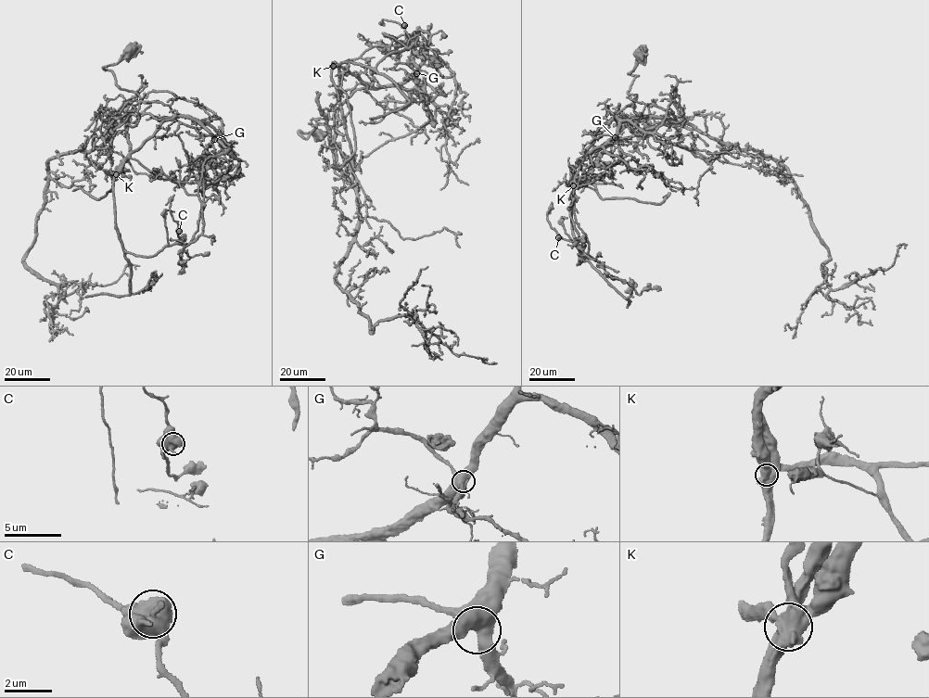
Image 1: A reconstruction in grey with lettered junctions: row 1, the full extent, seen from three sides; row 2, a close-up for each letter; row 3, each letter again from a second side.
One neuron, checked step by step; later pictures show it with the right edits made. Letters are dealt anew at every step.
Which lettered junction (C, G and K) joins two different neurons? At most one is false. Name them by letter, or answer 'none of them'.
K

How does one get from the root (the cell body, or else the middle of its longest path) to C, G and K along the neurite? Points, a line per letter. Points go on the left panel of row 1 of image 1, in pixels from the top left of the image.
C: (132, 51), (103, 68), (116, 84), (229, 148), (204, 163), (201, 234), (183, 245), (179, 231)
G: (132, 51), (103, 68), (113, 72), (116, 84), (149, 104), (145, 113), (157, 119), (194, 119), (214, 139)
K: (132, 51), (103, 68), (113, 72), (120, 88), (150, 105), (127, 117), (131, 151), (116, 174)

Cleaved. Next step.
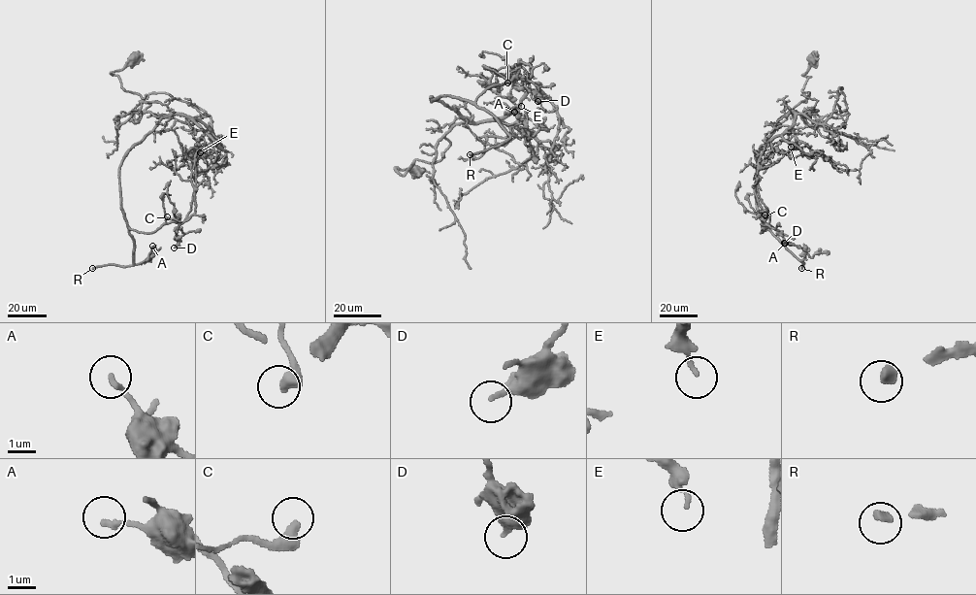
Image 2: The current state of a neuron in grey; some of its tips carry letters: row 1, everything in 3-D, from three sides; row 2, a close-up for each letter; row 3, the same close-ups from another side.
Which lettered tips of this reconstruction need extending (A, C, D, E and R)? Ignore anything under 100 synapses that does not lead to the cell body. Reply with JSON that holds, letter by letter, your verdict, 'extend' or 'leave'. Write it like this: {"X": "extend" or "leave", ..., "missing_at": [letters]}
{"A": "leave", "C": "leave", "D": "leave", "E": "leave", "R": "extend", "missing_at": ["R"]}

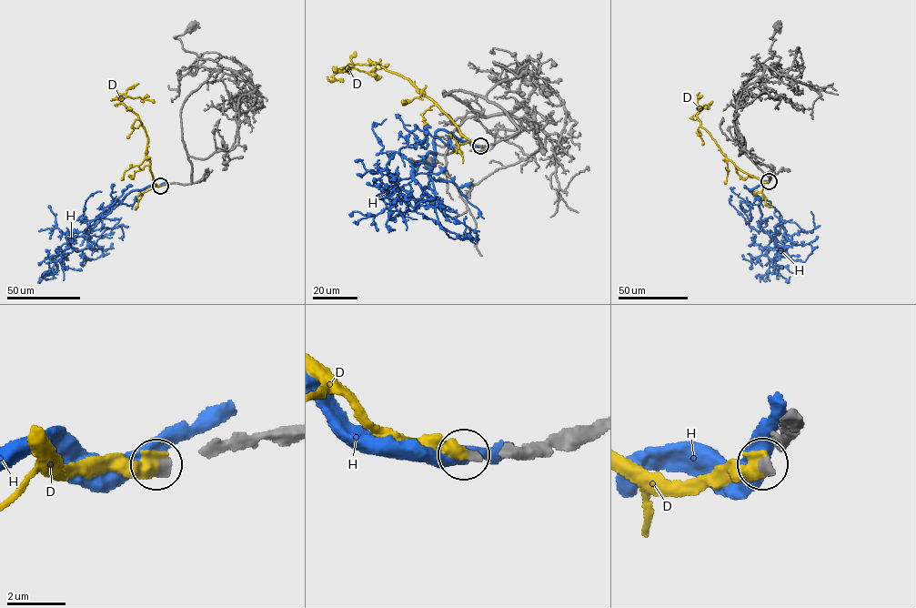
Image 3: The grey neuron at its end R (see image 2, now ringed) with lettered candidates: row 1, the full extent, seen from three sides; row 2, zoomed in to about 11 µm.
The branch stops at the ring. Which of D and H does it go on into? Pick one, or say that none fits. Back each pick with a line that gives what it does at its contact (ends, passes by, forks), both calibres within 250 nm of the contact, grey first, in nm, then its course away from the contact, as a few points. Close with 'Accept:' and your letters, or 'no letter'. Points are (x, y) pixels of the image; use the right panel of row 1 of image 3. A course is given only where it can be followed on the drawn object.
D: it ends; calibres 320 and 500 nm; course (769, 181), (763, 182), (743, 172), (726, 157), (697, 118), (697, 106), (705, 105), (705, 108)
Accept: D

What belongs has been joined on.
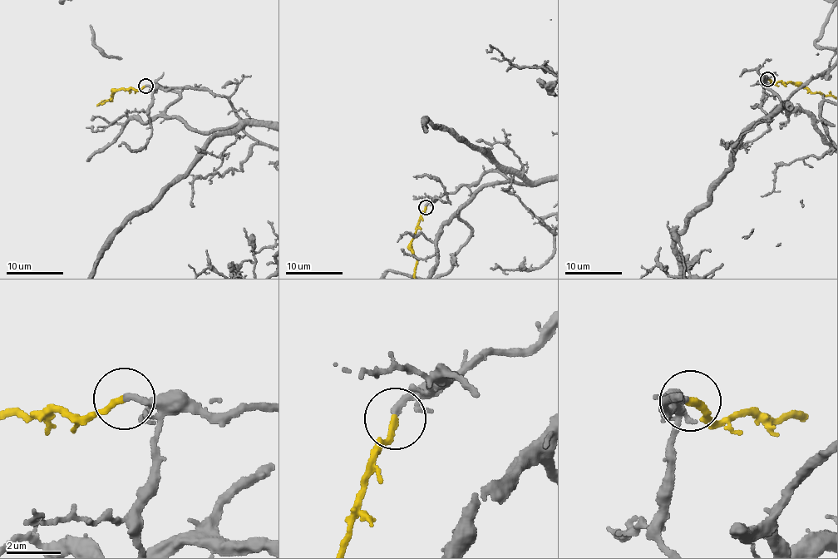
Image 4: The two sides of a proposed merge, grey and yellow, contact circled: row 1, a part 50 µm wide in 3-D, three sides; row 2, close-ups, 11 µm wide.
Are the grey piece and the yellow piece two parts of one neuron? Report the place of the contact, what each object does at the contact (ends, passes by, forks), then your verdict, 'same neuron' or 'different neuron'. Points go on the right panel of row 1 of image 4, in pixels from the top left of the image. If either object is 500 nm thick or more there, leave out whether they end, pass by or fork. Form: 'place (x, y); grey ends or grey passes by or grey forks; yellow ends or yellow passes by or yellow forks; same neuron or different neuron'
place (767, 79); grey ends; yellow ends; same neuron

